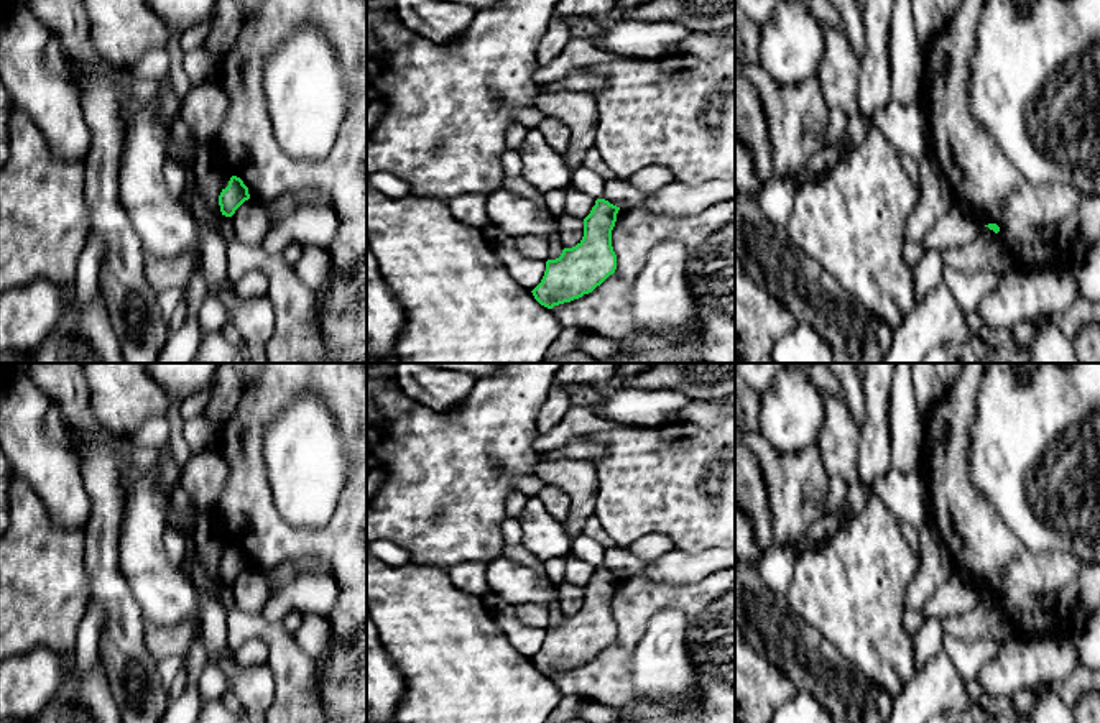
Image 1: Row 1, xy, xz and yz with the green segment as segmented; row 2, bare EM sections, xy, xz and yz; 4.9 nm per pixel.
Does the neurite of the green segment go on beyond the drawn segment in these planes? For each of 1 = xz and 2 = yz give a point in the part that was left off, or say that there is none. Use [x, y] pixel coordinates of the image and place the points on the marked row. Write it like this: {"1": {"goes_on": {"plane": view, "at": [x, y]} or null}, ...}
{"1": {"goes_on": null}, "2": {"goes_on": null}}

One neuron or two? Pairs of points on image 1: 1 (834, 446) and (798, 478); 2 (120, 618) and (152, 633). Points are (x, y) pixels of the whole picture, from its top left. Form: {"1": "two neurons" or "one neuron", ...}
{"1": "two neurons", "2": "two neurons"}

